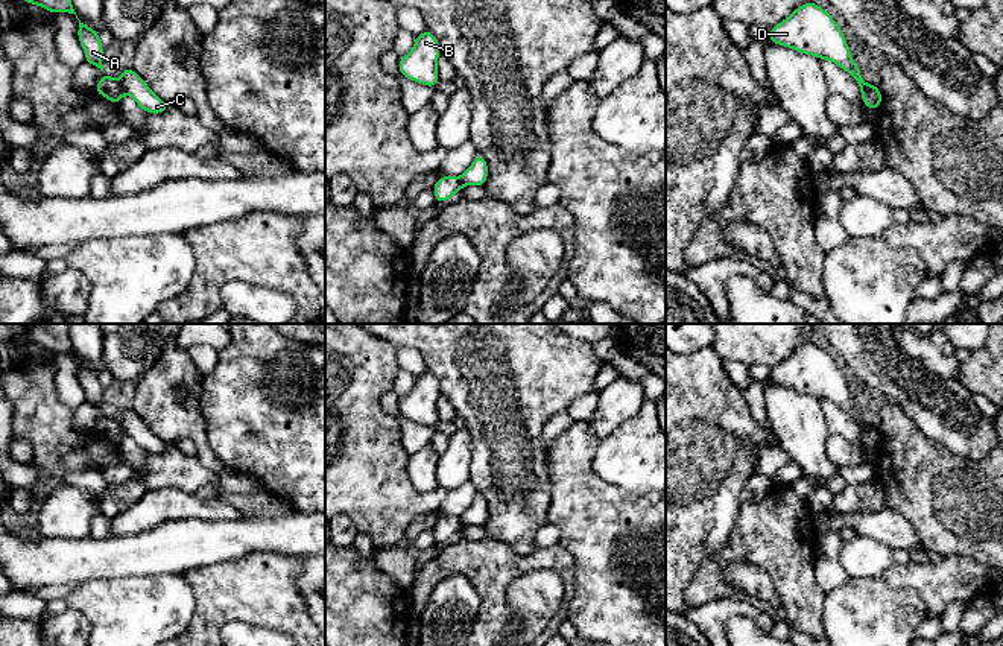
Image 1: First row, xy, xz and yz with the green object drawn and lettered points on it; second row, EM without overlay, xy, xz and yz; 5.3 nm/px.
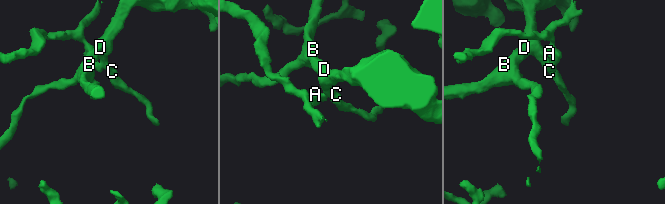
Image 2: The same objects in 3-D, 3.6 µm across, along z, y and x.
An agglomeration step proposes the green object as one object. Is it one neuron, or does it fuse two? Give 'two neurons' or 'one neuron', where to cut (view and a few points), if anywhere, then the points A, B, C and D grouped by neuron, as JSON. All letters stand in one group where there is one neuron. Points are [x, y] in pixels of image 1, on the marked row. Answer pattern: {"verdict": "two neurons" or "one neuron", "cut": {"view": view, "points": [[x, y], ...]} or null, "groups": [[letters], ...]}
{"verdict": "two neurons", "cut": {"view": "xy", "points": [[117, 79], [125, 91]]}, "groups": [["A"], ["B", "C", "D"]]}

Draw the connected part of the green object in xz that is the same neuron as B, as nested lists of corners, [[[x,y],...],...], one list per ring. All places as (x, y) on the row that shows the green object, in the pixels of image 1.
[[[426,29],[421,35],[415,36],[412,50],[398,59],[398,70],[410,81],[435,88],[441,81],[436,70],[439,56],[439,43]]]

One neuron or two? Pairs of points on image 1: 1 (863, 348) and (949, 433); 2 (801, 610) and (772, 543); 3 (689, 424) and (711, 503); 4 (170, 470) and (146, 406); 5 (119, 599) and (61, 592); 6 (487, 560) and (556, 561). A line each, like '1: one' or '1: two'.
1: one
2: one
3: one
4: two
5: two
6: one

